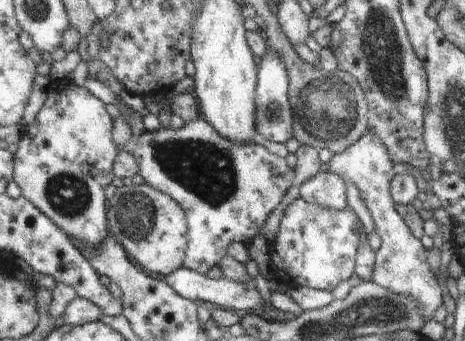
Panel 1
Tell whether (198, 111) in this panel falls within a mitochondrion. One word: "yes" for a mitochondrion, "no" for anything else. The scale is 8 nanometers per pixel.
no

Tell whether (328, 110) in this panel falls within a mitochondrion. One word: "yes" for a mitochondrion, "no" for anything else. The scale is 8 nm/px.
yes

